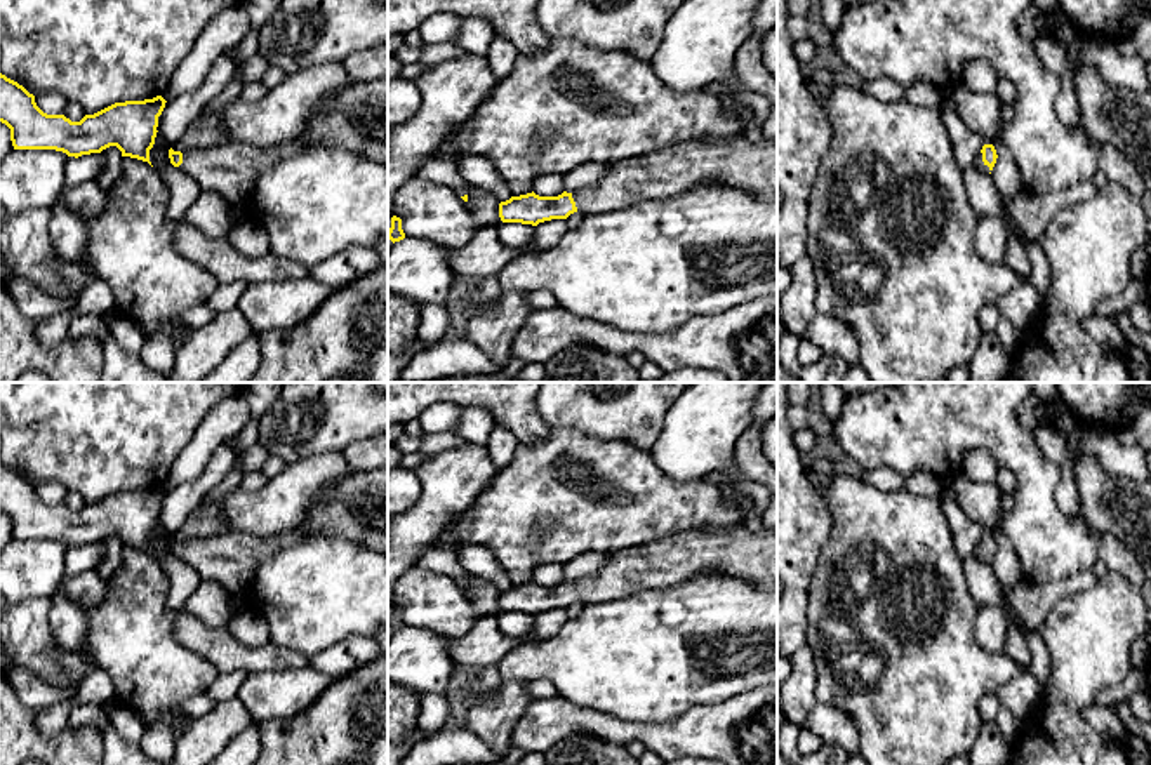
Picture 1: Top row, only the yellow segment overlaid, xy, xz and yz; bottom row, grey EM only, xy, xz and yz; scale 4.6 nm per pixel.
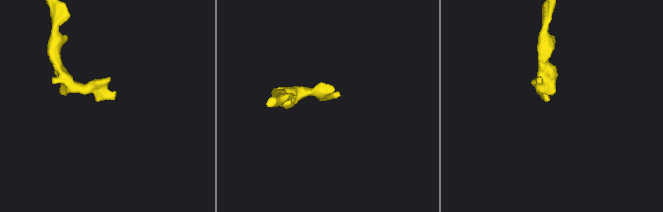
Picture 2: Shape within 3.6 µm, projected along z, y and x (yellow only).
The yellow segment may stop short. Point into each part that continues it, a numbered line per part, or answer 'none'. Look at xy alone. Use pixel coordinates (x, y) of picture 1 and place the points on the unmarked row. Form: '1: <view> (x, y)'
1: xy (355, 508)

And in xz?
1: xz (671, 560)

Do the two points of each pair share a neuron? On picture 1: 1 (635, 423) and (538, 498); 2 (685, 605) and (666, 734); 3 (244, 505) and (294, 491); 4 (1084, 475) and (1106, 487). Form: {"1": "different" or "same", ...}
{"1": "different", "2": "different", "3": "same", "4": "same"}

